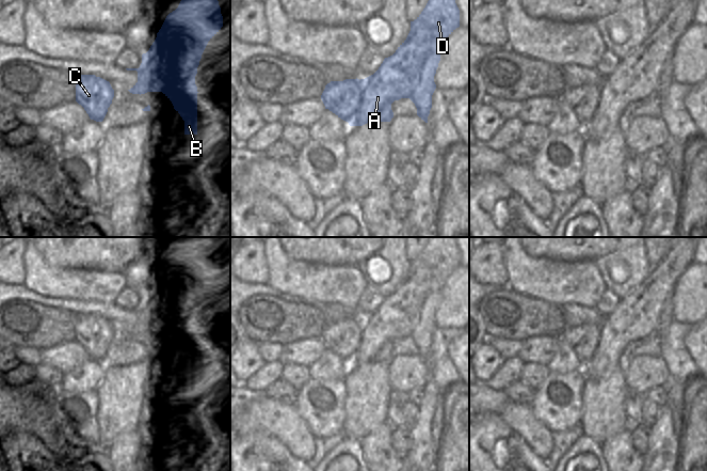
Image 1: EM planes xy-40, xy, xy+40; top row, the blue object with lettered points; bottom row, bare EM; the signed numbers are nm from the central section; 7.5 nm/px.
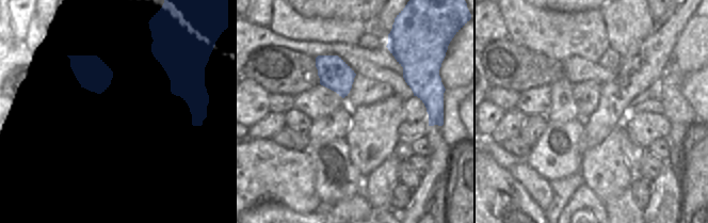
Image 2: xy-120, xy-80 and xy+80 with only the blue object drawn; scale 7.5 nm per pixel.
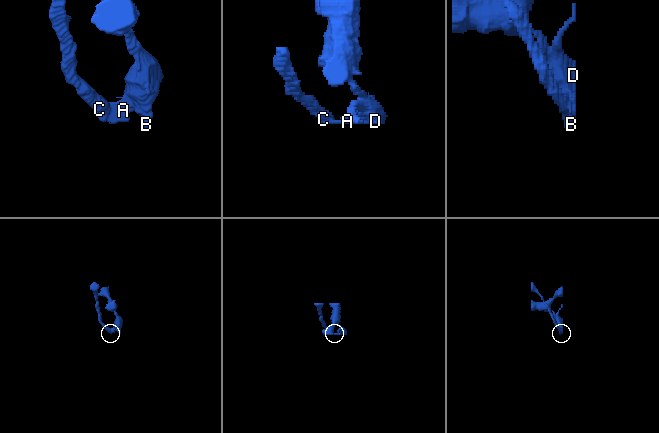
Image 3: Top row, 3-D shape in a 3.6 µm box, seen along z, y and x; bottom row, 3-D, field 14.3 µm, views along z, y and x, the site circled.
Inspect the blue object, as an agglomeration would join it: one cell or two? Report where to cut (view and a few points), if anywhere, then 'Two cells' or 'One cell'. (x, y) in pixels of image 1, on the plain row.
Split along xy (360, 319), (359, 346), (349, 363). Two cells.

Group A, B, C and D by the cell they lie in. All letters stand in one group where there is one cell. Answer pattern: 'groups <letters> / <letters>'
groups A B D / C

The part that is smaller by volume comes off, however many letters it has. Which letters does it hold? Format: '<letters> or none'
C

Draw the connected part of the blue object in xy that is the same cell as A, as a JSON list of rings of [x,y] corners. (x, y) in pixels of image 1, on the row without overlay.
[[[430,237],[421,253],[411,261],[411,270],[396,292],[385,297],[379,309],[360,318],[361,341],[350,365],[363,365],[369,361],[390,361],[391,343],[409,337],[417,347],[417,355],[428,362],[432,347],[432,334],[436,328],[434,315],[440,300],[447,277],[460,266],[460,249],[455,237]]]

